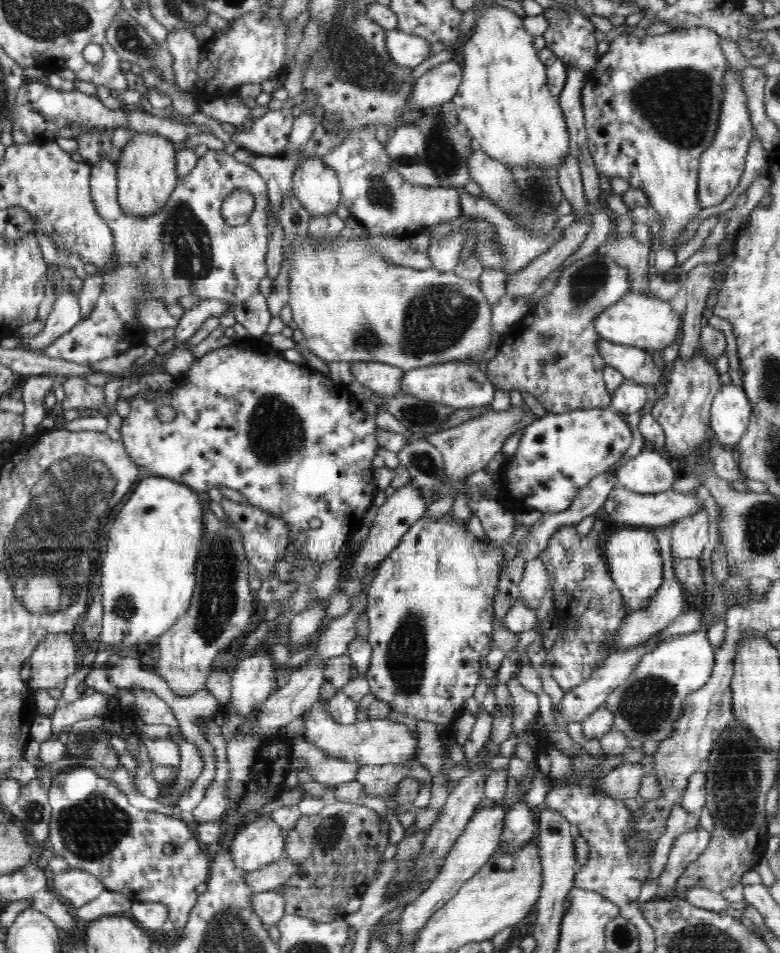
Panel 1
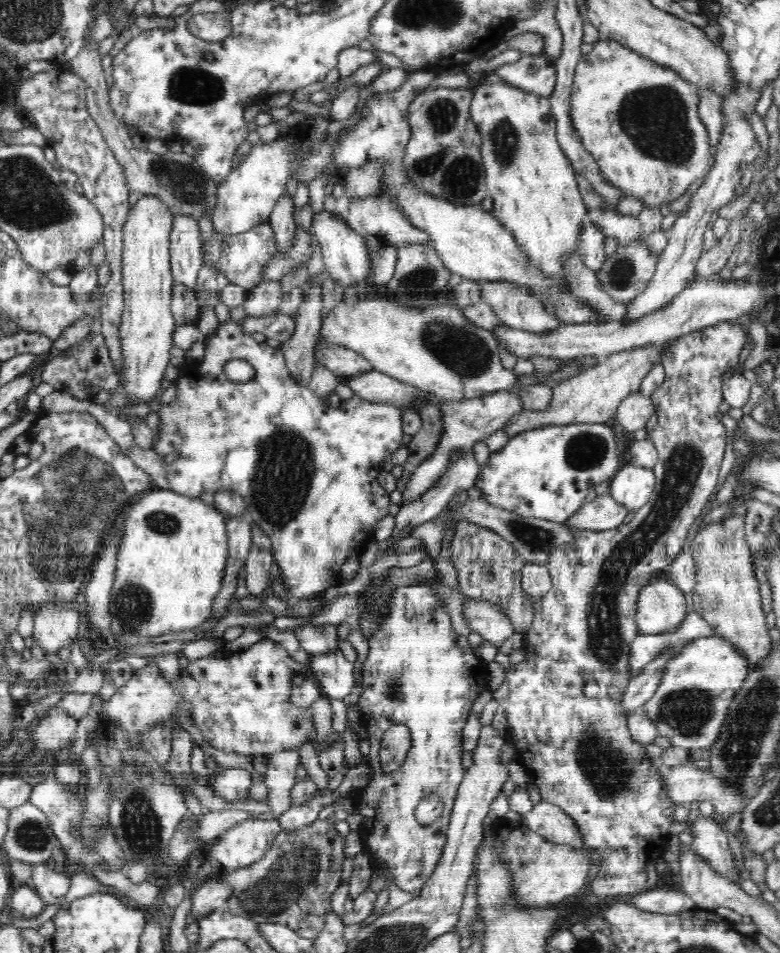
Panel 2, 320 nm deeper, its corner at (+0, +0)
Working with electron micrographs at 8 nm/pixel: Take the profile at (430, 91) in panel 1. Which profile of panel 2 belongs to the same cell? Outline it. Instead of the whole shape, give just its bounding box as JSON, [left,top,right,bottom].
[342,161,384,200]

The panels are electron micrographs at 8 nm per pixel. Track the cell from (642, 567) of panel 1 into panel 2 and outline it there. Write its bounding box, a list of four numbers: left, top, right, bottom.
[636,570,689,634]

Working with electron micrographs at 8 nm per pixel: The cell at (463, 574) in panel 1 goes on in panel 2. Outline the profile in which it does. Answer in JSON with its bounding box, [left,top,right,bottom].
[357,582,489,892]

